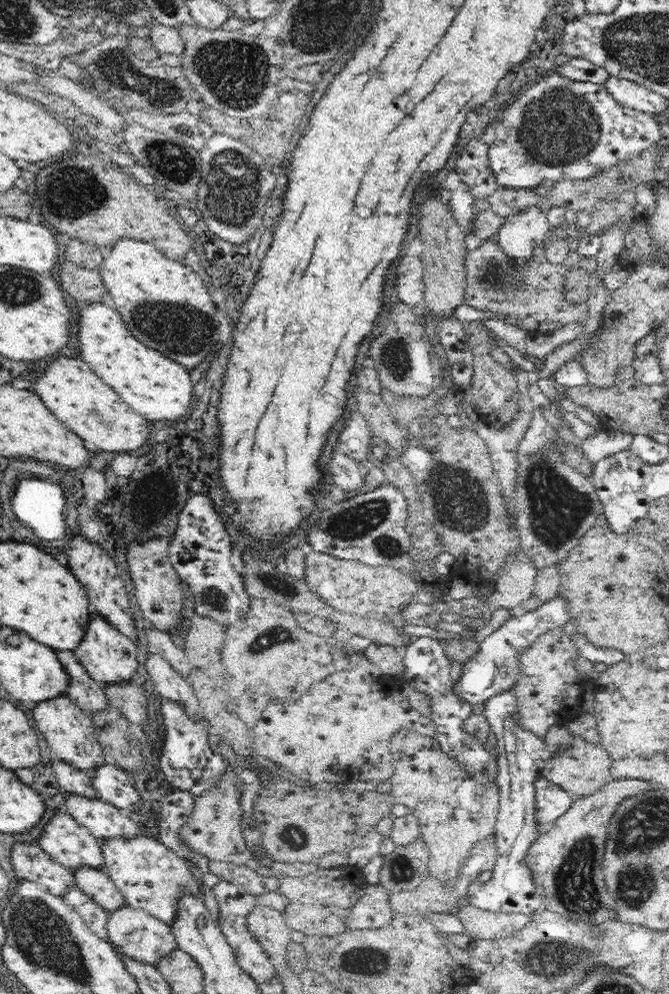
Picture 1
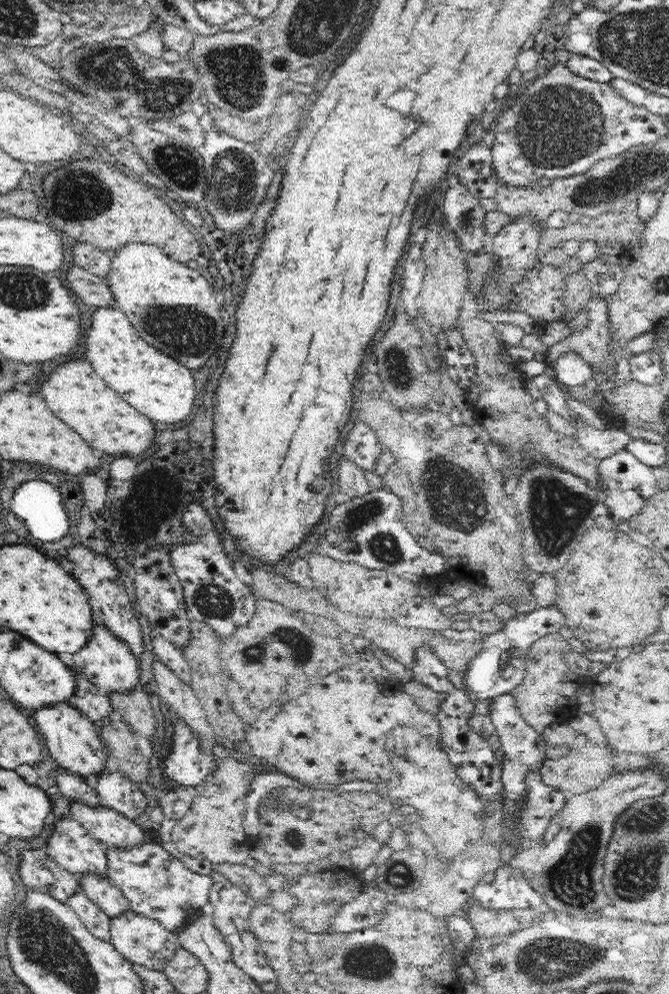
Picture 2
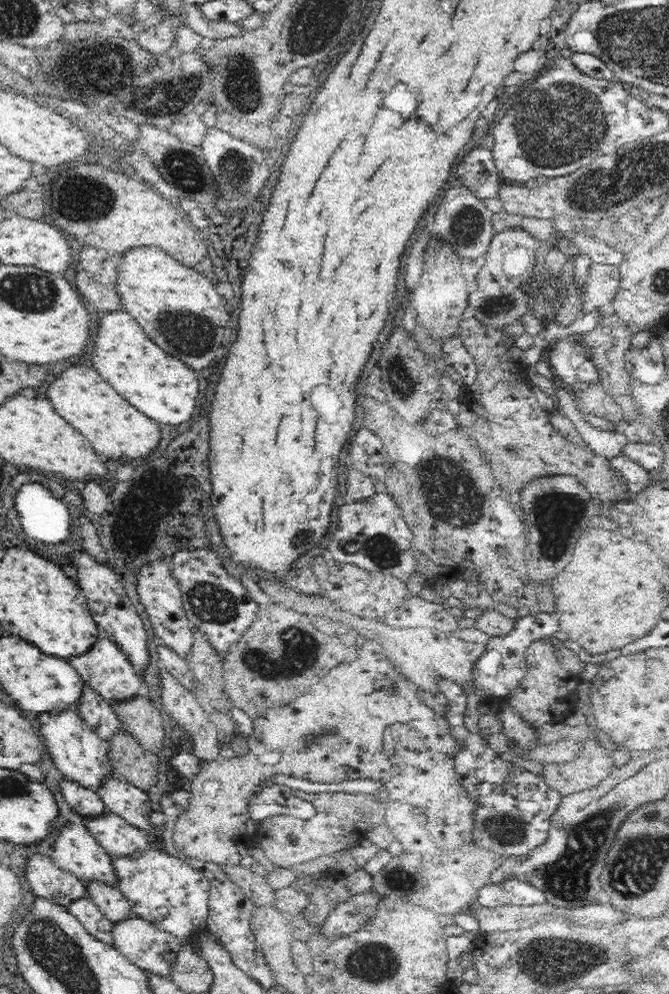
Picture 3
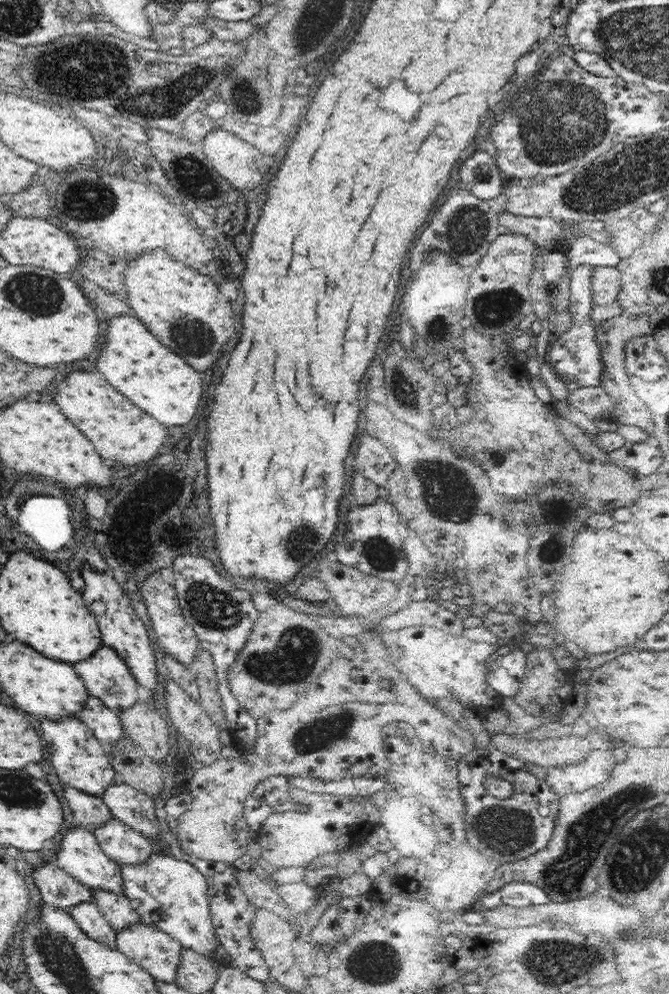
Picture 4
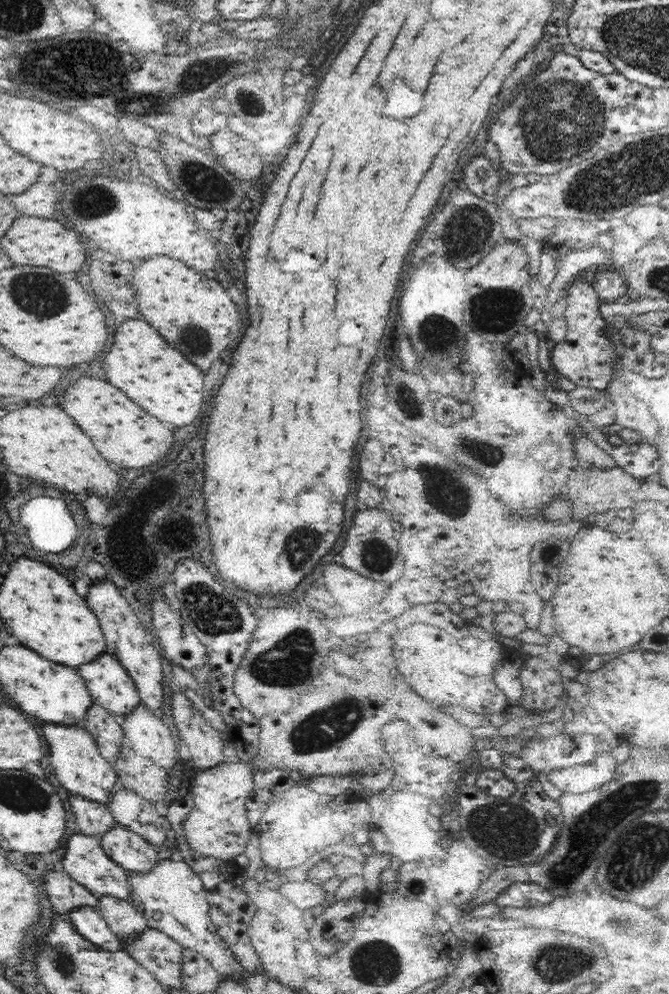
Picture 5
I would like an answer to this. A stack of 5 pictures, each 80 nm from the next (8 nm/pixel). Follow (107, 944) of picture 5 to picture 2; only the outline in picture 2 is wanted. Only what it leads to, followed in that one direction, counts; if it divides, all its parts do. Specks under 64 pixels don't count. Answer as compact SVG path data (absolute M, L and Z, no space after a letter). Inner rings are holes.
M74 893L74 896L71 896L66 903L95 938L111 942L111 920L98 905L94 904L84 893Z

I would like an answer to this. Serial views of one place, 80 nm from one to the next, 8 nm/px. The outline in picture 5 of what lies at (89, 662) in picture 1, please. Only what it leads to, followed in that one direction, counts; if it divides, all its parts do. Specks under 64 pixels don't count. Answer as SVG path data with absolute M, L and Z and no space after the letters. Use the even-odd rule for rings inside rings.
M107 652L77 669L94 702L118 719L132 714L142 704L134 682L124 667Z

